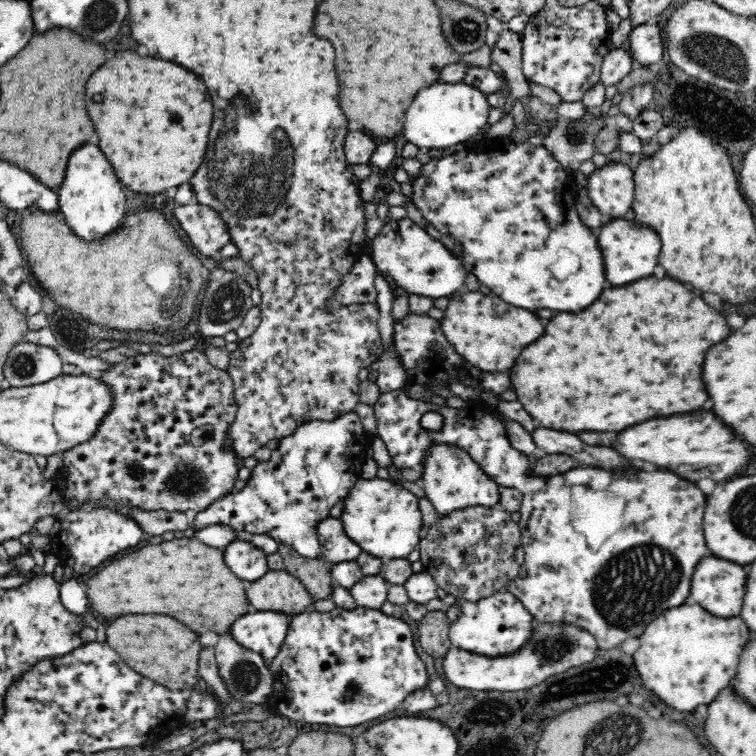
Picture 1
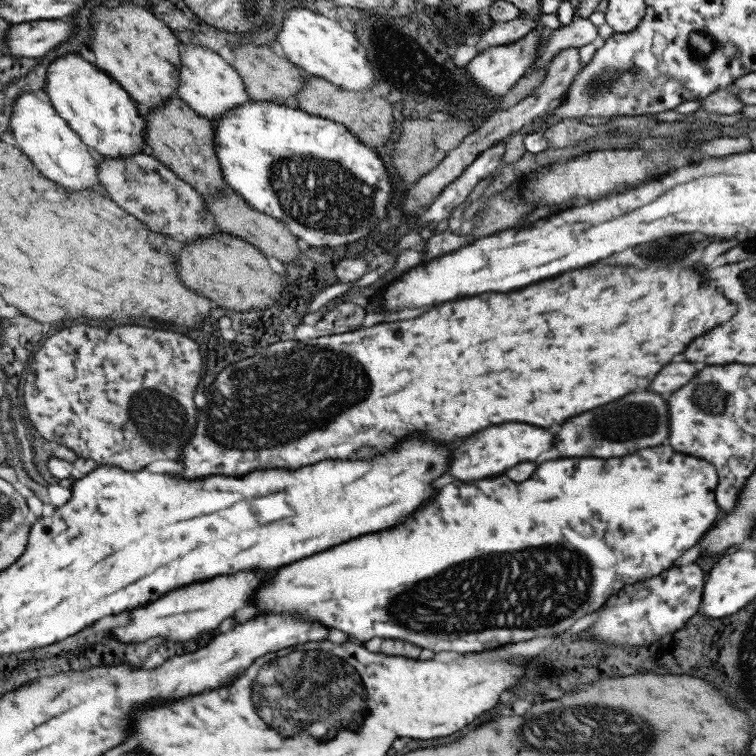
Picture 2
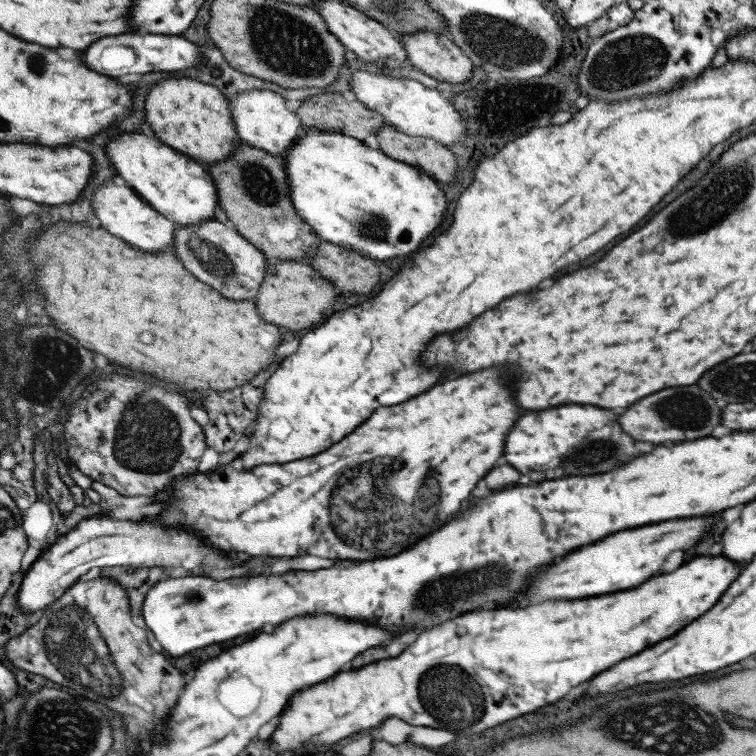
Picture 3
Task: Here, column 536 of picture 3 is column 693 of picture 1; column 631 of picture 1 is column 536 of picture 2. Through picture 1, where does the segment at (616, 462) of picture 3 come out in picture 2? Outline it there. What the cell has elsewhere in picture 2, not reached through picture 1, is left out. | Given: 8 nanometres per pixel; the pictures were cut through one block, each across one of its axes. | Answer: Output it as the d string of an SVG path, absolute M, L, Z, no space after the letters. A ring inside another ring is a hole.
M516 422L492 426L474 436L468 436L464 440L464 444L460 444L456 450L452 450L452 462L450 462L450 468L446 474L456 476L462 482L482 480L482 478L488 478L494 474L502 474L522 460L536 460L536 456L540 456L550 446L552 446L552 436L550 436L550 432L546 432L542 428L528 426L528 424L516 424Z

